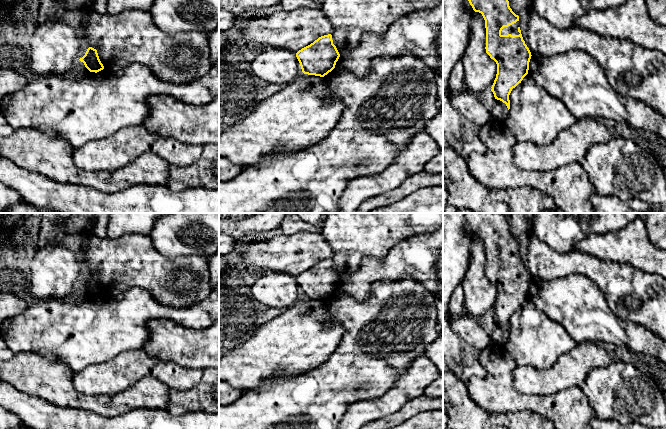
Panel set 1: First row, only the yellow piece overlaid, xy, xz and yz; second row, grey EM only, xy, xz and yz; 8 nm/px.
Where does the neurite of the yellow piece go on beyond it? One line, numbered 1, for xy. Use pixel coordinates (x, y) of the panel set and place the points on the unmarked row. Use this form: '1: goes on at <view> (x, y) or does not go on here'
1: does not go on here

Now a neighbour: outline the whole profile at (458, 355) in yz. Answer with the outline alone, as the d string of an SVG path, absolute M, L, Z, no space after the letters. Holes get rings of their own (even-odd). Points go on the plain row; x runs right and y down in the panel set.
M443 213L443 372L451 372L464 383L473 377L484 377L486 371L480 364L480 350L458 336L451 327L448 302L452 292L463 282L471 260L470 244L474 238L466 213Z

